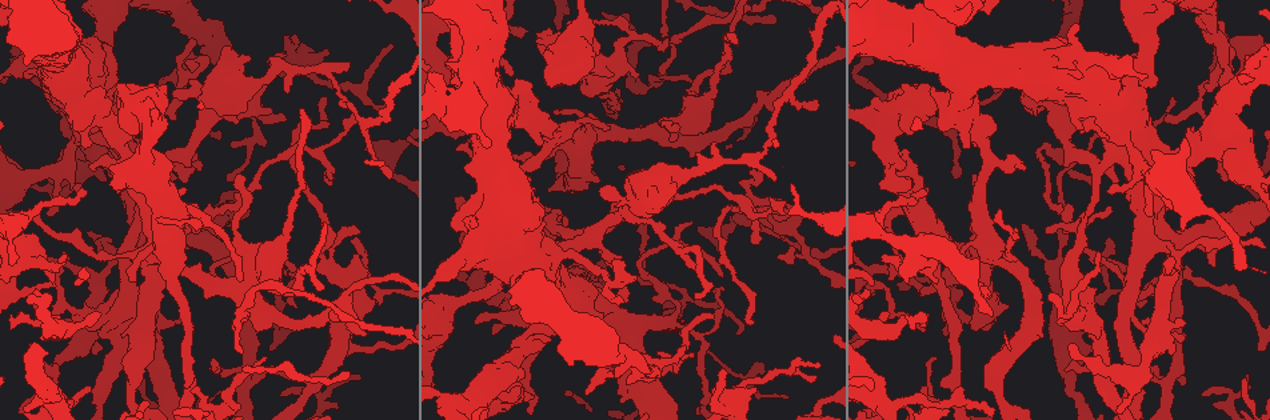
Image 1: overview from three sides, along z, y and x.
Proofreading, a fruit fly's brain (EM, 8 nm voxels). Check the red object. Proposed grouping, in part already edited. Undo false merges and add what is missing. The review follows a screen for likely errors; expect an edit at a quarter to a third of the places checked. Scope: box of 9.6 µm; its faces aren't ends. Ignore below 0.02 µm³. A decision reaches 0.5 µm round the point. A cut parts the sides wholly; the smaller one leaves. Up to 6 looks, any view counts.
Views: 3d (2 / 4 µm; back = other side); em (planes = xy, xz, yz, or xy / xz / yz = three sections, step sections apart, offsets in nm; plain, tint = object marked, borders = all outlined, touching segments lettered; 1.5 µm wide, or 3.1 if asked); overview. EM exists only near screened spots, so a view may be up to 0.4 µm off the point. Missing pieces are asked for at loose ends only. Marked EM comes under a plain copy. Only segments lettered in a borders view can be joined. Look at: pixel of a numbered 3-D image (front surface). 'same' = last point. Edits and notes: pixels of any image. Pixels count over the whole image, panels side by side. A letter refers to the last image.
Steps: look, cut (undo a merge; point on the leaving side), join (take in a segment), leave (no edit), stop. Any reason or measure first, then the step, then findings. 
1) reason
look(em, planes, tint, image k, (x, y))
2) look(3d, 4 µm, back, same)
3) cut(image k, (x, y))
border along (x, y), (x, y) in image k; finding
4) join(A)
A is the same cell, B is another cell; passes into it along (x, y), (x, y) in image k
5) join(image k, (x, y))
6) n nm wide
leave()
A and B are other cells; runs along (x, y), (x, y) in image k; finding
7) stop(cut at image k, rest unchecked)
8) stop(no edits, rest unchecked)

look(3d, 4 µm, image 1, (246, 380))

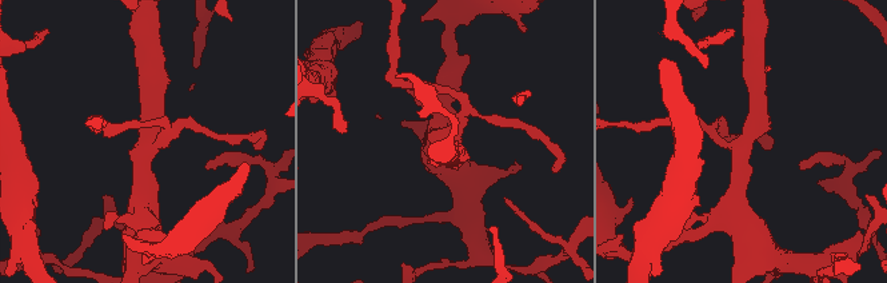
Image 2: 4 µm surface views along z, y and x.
need the tissue
look(em, planes, borders, image 2, (741, 149))

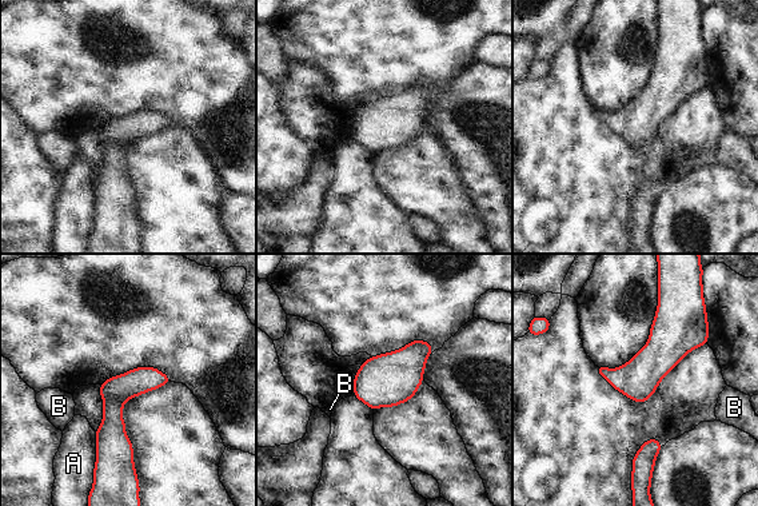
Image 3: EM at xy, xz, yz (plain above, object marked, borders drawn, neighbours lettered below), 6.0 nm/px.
leave()
A and B are other cells; border along (96, 431), (96, 463), (94, 466) in image 3; all the same neuron

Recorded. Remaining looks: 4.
look(3d, 2 µm, image 1, (455, 150))

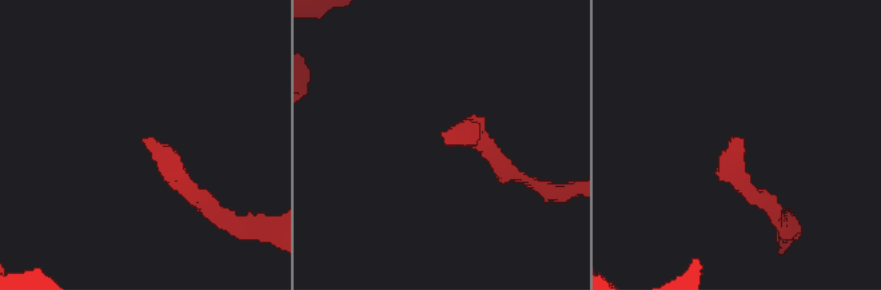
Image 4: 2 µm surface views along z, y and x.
look(em, planes, tint, image 4, (738, 140))

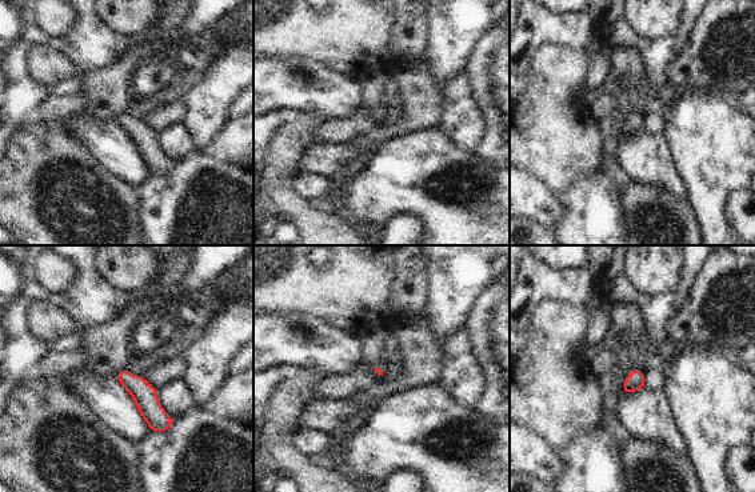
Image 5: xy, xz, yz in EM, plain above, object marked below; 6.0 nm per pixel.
what lies round it
look(em, planes, borders, same)

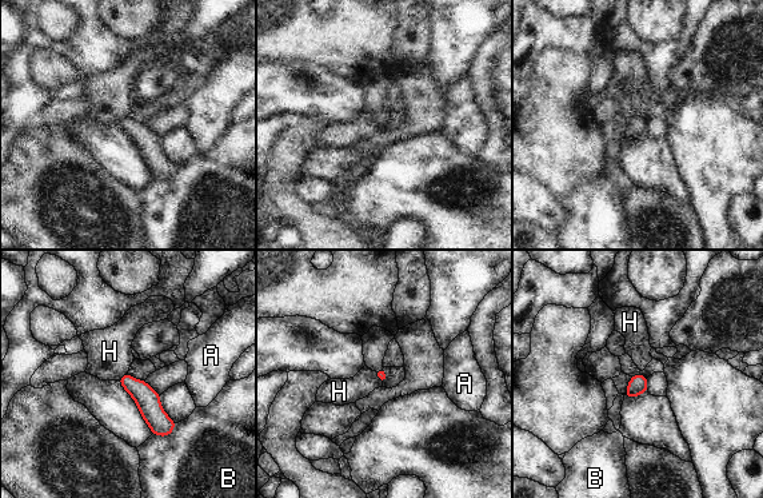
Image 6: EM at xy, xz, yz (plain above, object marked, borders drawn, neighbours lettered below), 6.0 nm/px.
leave()
A, B and H are other cells; runs along (123, 379), (148, 403), (166, 431) in image 6; no lettered segment goes on from it

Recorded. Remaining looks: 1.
stop(no edits, rest unchecked)

